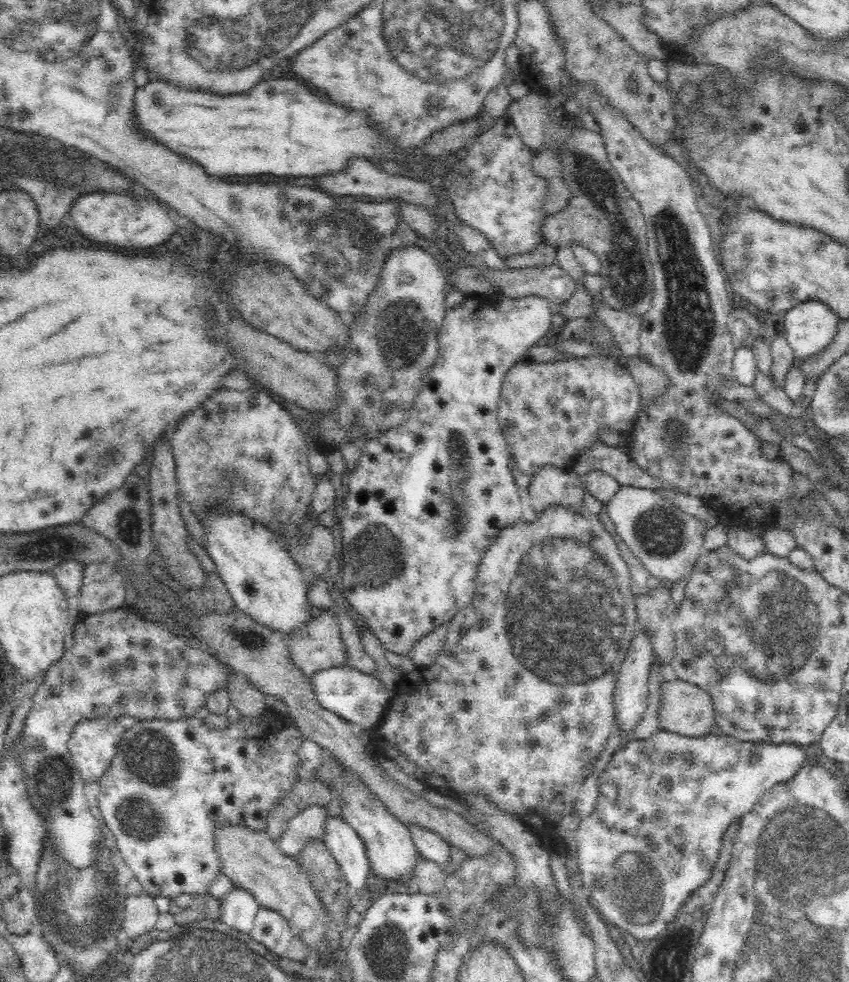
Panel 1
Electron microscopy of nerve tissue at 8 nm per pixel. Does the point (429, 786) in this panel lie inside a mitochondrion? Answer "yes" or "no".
no

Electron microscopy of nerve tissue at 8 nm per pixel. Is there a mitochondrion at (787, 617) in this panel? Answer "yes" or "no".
yes

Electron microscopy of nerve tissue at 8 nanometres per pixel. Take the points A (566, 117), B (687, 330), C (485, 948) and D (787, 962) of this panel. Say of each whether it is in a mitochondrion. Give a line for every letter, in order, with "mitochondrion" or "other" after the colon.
A: other
B: mitochondrion
C: other
D: mitochondrion

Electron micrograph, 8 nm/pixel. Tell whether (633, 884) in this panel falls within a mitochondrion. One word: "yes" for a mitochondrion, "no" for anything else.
yes

